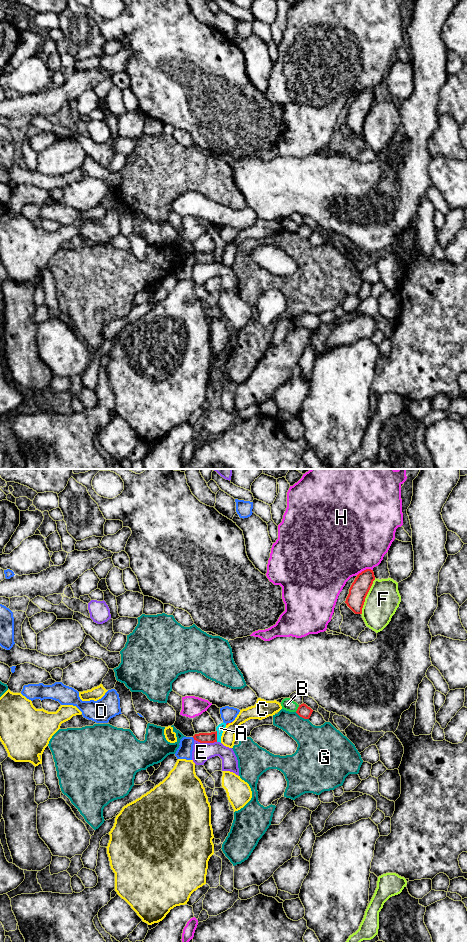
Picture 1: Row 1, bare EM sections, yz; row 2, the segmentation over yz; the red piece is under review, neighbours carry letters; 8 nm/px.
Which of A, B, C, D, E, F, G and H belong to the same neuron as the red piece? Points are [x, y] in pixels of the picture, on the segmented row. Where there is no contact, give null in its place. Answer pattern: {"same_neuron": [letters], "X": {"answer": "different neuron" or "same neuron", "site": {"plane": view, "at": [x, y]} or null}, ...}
{"same_neuron": [], "A": {"answer": "different neuron", "site": {"plane": "yz", "at": [216, 736]}}, "B": {"answer": "different neuron", "site": {"plane": "yz", "at": [298, 708]}}, "C": {"answer": "different neuron", "site": {"plane": "yz", "at": [227, 724]}}, "D": {"answer": "different neuron", "site": {"plane": "yz", "at": [193, 737]}}, "E": {"answer": "different neuron", "site": {"plane": "yz", "at": [205, 742]}}, "F": {"answer": "different neuron", "site": {"plane": "yz", "at": [366, 595]}}, "G": {"answer": "different neuron", "site": {"plane": "yz", "at": [302, 717]}}, "H": {"answer": "different neuron", "site": {"plane": "yz", "at": [364, 570]}}}

